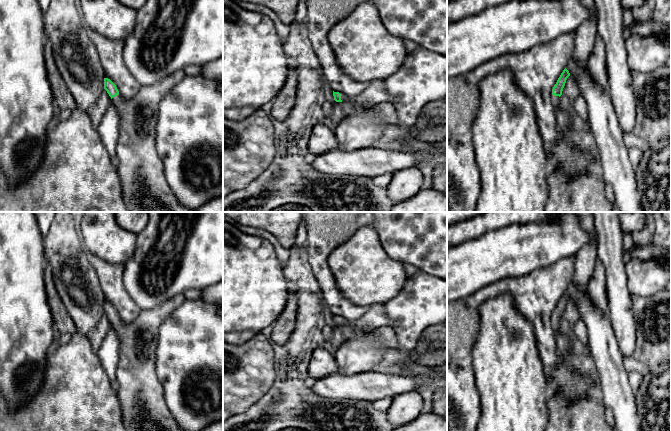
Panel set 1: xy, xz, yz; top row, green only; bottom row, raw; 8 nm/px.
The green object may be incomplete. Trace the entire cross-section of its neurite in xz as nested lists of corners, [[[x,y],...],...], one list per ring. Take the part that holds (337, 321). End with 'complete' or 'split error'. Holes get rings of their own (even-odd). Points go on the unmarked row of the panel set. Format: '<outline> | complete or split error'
[[[384,304],[370,306],[369,310],[361,315],[353,324],[339,316],[333,315],[333,320],[336,326],[348,326],[354,334],[368,333],[379,327],[391,326],[391,320],[387,315]]] | split error

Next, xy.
[[[183,293],[175,295],[150,310],[142,311],[131,323],[124,323],[116,309],[110,303],[104,302],[104,313],[115,327],[121,341],[116,371],[116,393],[126,431],[184,431],[166,405],[164,388],[156,374],[156,348],[161,324],[185,300]]] | split error

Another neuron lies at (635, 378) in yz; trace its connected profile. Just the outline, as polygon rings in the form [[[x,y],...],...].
[[[631,371],[628,373],[628,381],[634,393],[637,392],[641,382],[643,380],[643,375],[637,371]]]

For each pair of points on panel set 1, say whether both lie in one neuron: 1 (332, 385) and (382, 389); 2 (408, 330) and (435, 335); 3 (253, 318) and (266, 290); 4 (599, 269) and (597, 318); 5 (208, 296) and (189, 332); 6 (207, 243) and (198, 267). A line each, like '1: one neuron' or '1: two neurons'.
1: one neuron
2: two neurons
3: one neuron
4: two neurons
5: two neurons
6: one neuron

